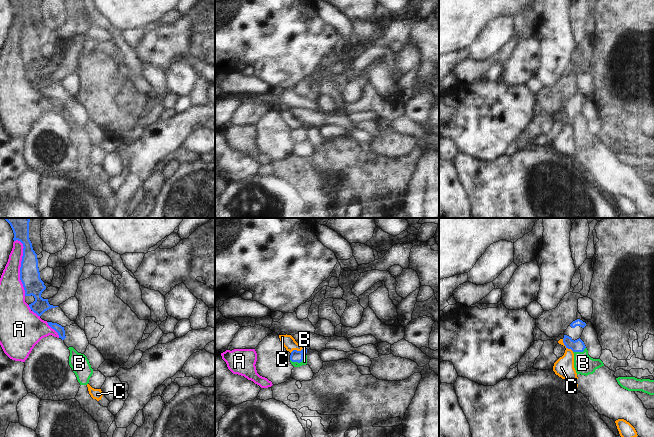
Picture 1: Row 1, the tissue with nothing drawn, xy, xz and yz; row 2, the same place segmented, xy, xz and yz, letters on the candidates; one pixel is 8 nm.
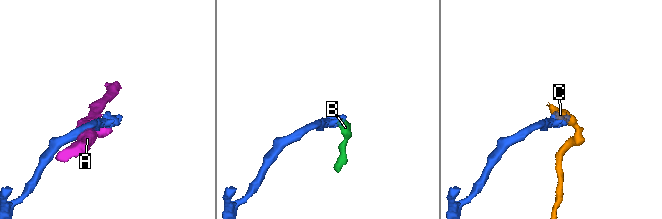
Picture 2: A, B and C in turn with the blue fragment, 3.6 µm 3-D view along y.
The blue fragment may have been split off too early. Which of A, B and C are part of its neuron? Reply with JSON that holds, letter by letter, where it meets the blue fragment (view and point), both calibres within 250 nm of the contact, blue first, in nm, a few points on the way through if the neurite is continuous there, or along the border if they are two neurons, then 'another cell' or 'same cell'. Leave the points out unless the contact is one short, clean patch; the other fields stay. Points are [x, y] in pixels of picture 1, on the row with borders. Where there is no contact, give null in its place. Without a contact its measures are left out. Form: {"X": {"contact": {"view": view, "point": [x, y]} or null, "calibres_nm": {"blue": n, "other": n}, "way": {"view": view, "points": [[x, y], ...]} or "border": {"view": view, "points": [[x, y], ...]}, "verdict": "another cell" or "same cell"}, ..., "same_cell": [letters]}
{"A": {"contact": {"view": "xy", "point": [20, 267]}, "calibres_nm": {"blue": 160, "other": 200}, "verdict": "another cell"}, "B": {"contact": {"view": "xz", "point": [299, 362]}, "calibres_nm": {"blue": 100, "other": 50}, "way": {"view": "xz", "points": [[296, 356], [299, 362], [304, 361]]}, "verdict": "same cell"}, "C": {"contact": {"view": "yz", "point": [566, 346]}, "calibres_nm": {"blue": 100, "other": 160}, "border": {"view": "yz", "points": [[562, 339], [562, 342], [573, 351]]}, "verdict": "another cell"}, "same_cell": ["B"]}

